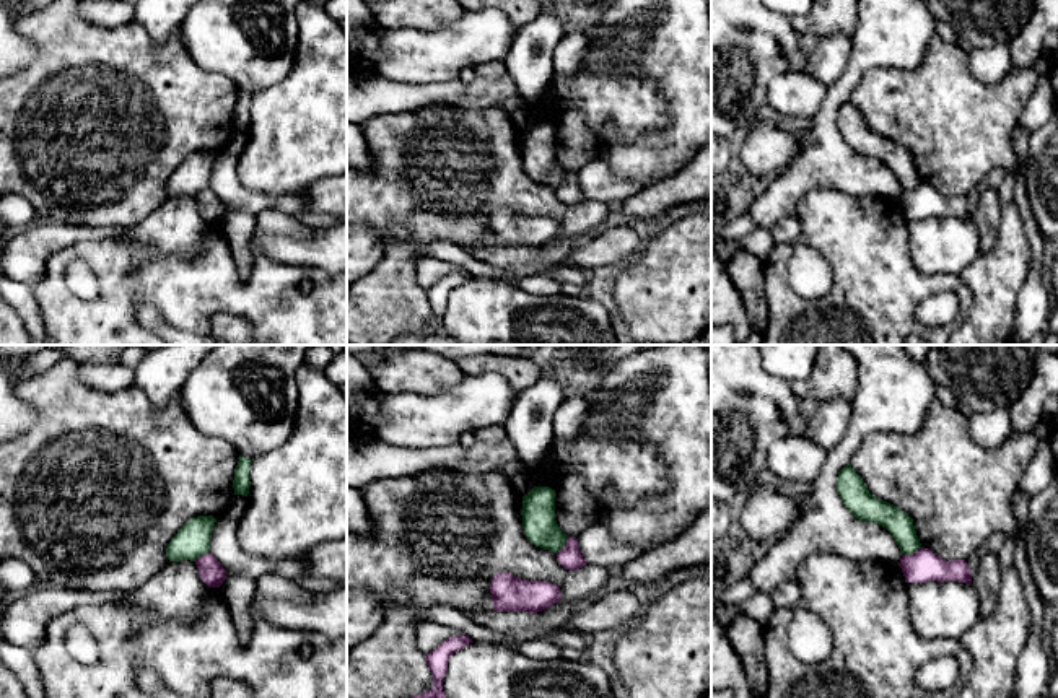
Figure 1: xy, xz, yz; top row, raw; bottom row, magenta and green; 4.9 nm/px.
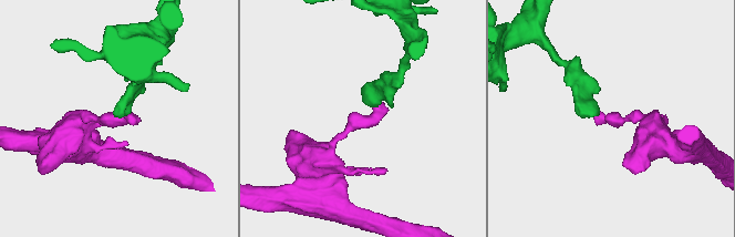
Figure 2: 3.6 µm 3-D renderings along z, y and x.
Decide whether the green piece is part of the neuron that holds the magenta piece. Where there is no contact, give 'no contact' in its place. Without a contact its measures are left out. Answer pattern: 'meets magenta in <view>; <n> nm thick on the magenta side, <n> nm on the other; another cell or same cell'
meets magenta in yz; 160 nm thick on the magenta side, 120 nm on the other; another cell

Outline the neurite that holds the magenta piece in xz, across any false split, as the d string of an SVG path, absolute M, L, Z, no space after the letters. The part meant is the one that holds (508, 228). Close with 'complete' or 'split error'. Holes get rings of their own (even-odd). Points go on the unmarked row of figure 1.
M498 208L490 220L493 246L537 249L562 234L560 223L545 216L526 216L511 208Z | complete

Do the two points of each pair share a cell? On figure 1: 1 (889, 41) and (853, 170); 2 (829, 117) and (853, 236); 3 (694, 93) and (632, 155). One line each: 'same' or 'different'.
1: same
2: different
3: same

